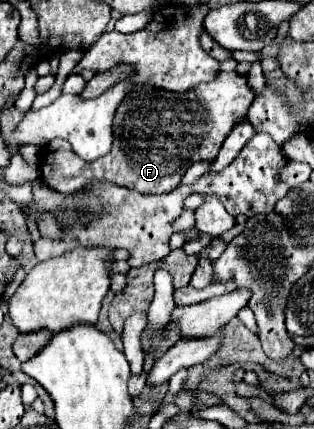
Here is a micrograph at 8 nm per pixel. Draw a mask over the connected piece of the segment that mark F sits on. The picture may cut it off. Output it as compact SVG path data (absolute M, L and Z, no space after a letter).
M236 71L232 73L218 73L214 81L210 83L200 83L190 91L184 93L174 93L174 91L164 91L158 87L148 87L148 85L132 85L122 99L122 103L116 109L114 115L114 145L112 151L92 163L78 159L70 147L58 147L58 141L48 143L42 149L40 155L40 173L42 181L52 187L58 193L72 193L80 187L86 185L86 181L98 181L106 179L110 183L134 189L138 193L168 193L172 191L186 169L198 161L206 159L216 159L220 151L220 143L224 141L224 135L234 127L236 119L242 119L248 111L248 107L254 101L254 91L248 87L248 81L244 75L238 75Z

